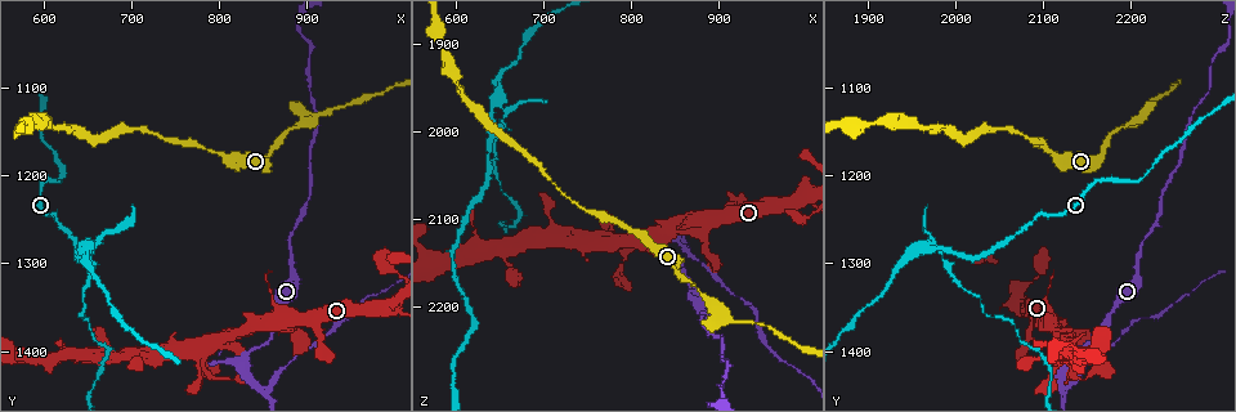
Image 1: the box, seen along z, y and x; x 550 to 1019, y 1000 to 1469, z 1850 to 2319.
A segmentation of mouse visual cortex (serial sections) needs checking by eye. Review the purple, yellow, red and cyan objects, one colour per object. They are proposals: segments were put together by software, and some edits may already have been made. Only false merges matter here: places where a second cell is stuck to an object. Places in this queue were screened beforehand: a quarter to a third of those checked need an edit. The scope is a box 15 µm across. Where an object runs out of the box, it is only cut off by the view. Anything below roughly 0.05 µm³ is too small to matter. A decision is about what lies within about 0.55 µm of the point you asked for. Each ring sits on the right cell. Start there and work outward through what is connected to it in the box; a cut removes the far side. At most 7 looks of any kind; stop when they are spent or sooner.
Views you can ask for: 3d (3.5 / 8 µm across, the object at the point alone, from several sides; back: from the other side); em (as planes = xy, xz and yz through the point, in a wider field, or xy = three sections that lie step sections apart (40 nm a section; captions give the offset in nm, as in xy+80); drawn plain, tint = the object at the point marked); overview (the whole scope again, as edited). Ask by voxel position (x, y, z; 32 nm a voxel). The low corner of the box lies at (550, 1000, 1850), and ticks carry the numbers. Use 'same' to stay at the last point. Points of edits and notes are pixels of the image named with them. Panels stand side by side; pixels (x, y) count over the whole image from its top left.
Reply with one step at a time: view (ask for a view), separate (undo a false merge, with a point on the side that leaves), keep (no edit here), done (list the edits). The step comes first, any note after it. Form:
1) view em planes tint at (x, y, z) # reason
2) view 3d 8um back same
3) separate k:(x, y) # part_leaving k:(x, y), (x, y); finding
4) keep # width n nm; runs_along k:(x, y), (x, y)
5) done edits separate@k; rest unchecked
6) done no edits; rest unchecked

view 3d 3.5um back at (850, 1440, 2120) # side arm on a straight run

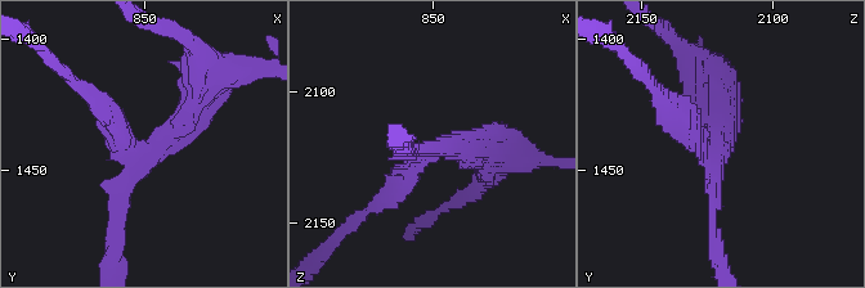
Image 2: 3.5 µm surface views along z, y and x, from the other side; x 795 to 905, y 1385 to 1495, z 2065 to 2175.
view em xy step 1 plain at (846, 1442, 2122)

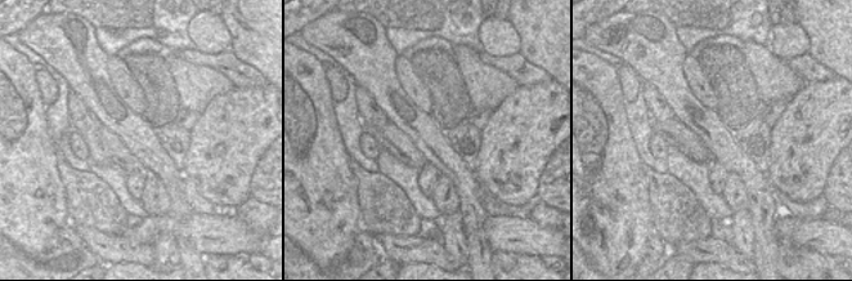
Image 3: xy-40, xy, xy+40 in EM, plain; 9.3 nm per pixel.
view em xy step 1 tint same # with the object marked

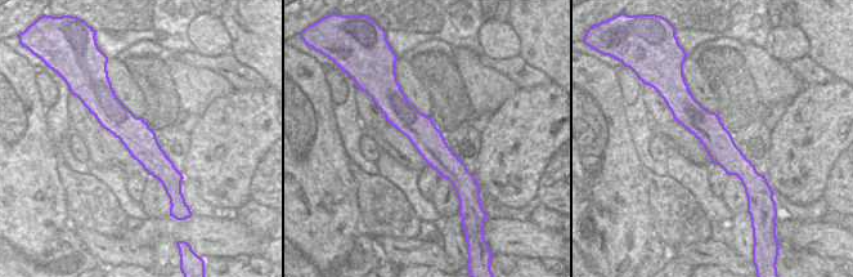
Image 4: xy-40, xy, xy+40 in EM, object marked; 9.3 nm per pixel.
separate 2:(686, 113) # two cells meet here

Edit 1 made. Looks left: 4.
view 3d 8um at (790, 1430, 2135)

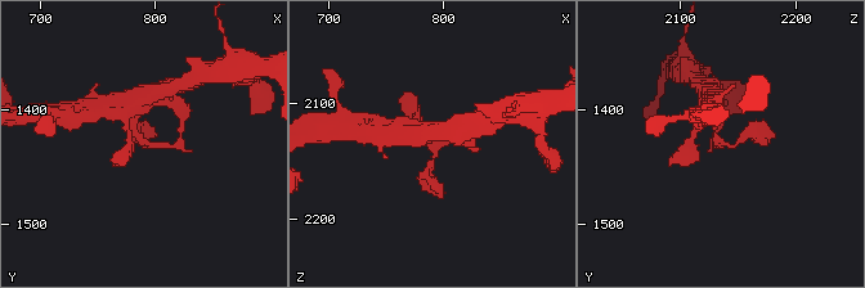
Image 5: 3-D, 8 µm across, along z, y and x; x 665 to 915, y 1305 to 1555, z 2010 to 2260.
view em xy step 1 tint at (788, 1428, 2138)

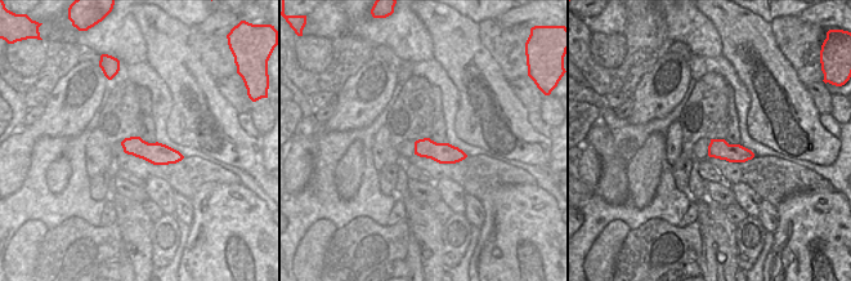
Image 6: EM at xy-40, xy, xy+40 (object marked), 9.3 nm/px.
separate 5:(430, 165) # width 190 nm; part_leaving 5:(716, 133), (729, 145), (756, 136); two cells meet here

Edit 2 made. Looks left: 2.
done edits separate@2, separate@5; rest unchecked

